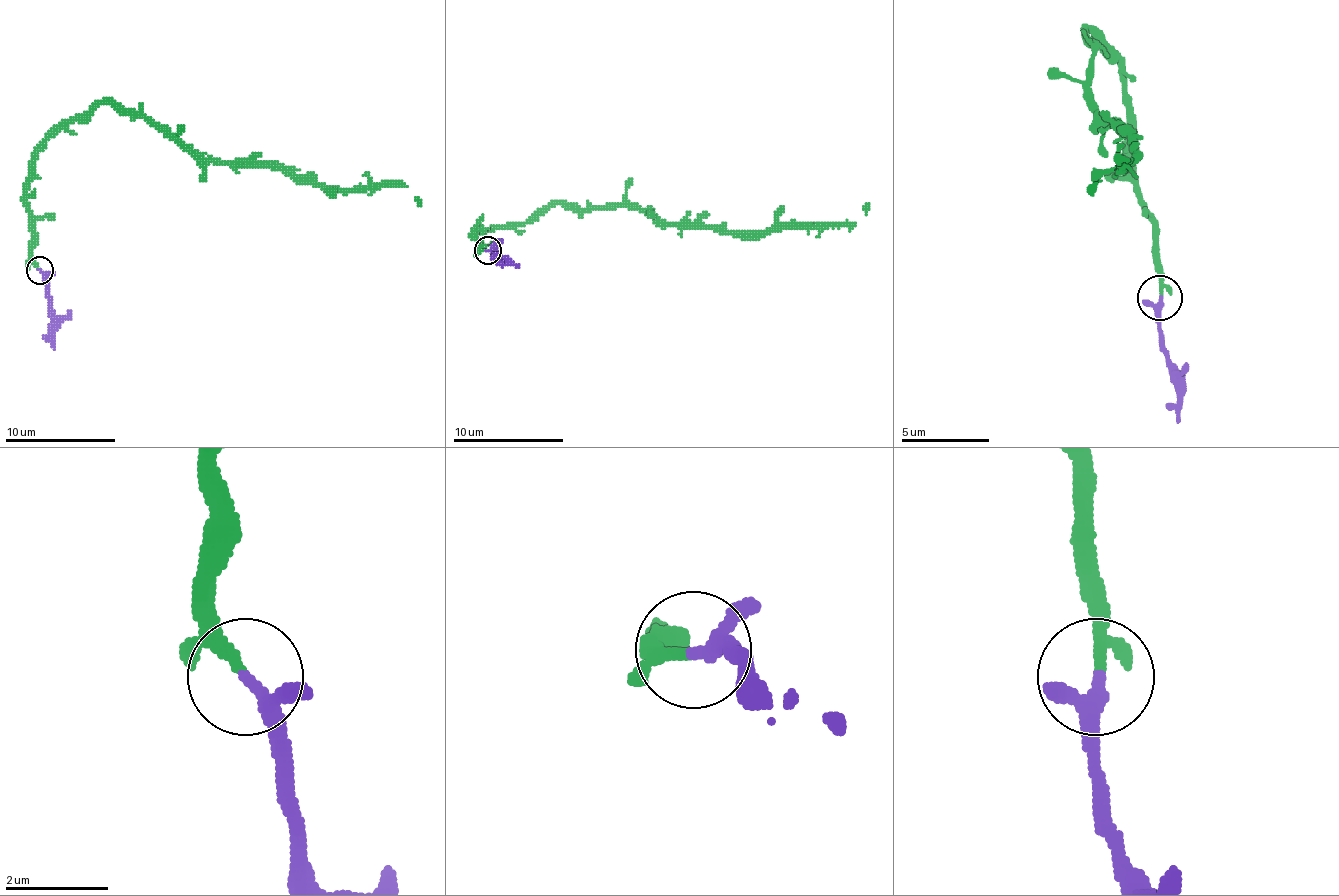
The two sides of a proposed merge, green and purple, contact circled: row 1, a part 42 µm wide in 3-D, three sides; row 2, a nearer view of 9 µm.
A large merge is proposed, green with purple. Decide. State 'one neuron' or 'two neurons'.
one neuron

